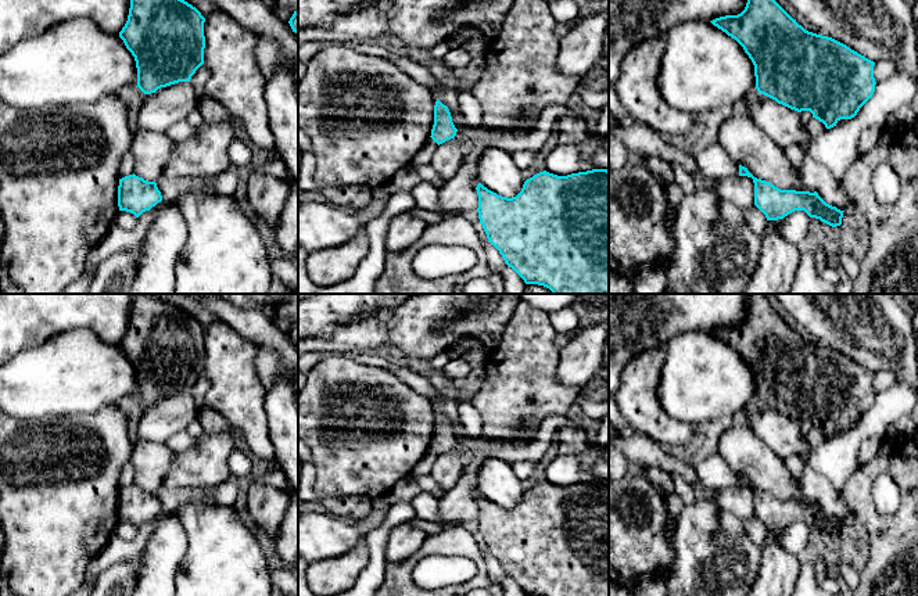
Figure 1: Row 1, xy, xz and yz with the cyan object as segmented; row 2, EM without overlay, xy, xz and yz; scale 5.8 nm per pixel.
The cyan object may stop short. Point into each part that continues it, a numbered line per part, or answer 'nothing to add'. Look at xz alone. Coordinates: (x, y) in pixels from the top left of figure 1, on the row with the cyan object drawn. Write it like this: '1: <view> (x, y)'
1: xz (444, 76)

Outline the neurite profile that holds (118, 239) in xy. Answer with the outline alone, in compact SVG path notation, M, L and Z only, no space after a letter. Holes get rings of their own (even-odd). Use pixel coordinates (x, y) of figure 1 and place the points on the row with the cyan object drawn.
M162 200L150 211L143 212L132 230L111 227L103 240L89 252L82 276L71 283L62 294L87 294L98 265L107 258L141 243L155 216L162 211L164 202Z

